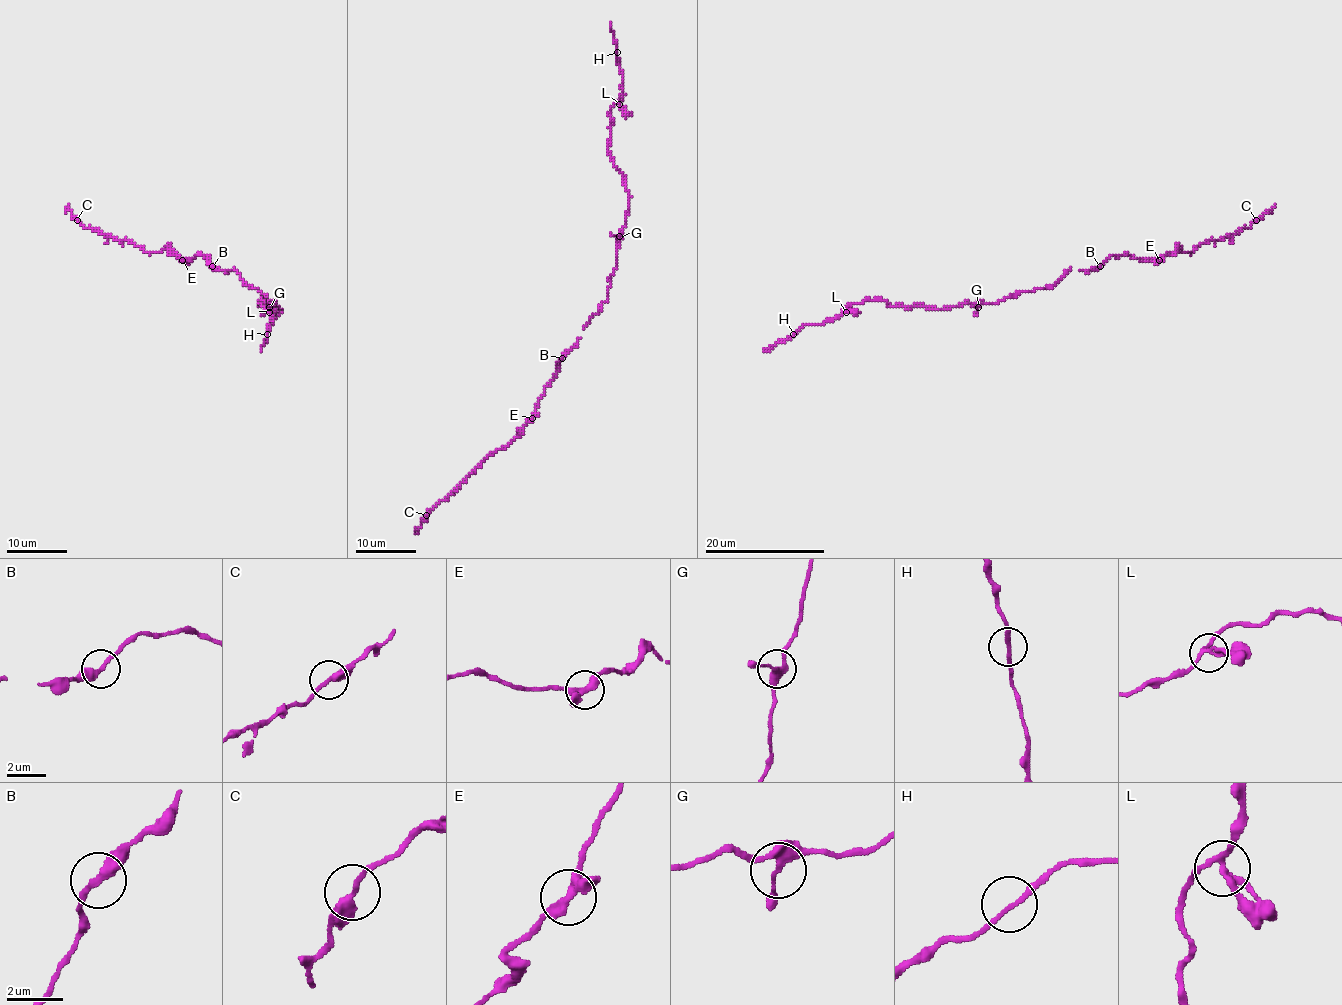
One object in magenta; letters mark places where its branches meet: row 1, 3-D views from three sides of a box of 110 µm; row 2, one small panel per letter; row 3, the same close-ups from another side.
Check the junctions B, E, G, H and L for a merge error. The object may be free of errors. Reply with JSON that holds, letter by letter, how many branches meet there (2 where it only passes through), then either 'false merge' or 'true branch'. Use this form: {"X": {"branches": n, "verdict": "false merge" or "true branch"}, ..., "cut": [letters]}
{"B": {"branches": 2, "verdict": "true branch"}, "E": {"branches": 3, "verdict": "true branch"}, "G": {"branches": 3, "verdict": "true branch"}, "H": {"branches": 2, "verdict": "true branch"}, "L": {"branches": 3, "verdict": "true branch"}, "cut": []}

